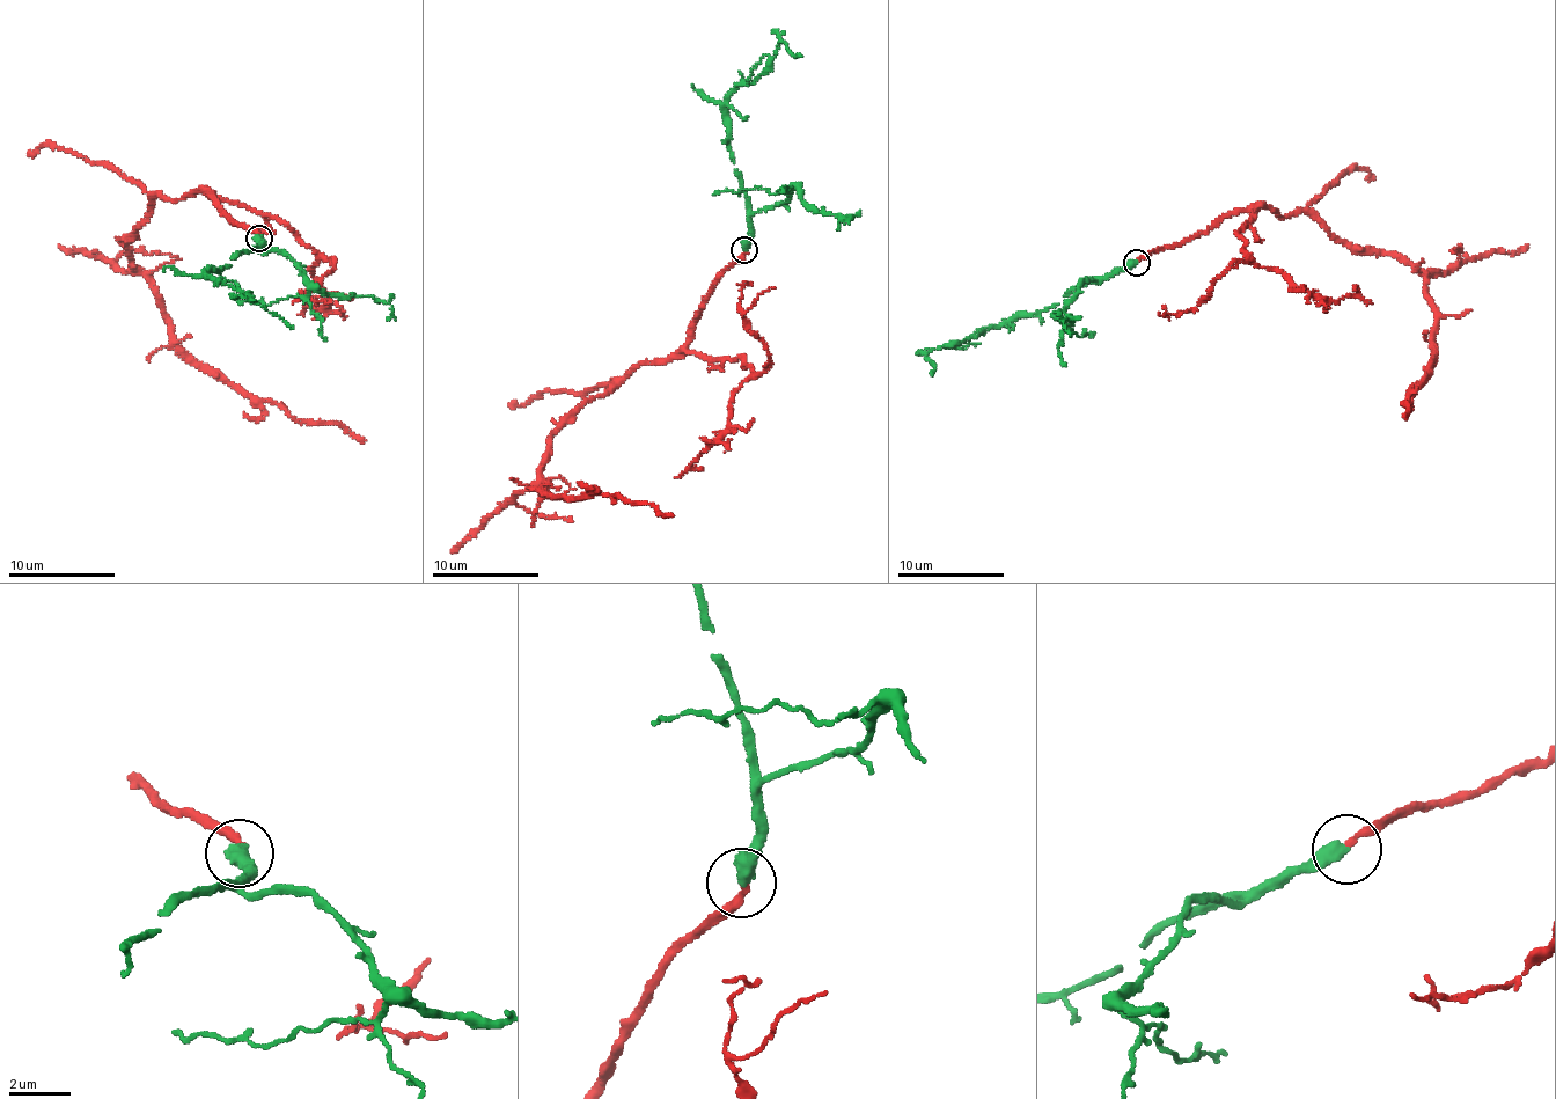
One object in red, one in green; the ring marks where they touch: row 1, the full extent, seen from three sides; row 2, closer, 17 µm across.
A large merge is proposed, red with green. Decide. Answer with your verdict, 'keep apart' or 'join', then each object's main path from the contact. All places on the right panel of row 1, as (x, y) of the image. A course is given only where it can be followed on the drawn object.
join; course red (1137, 261), (1252, 206), (1301, 211), (1341, 239), (1400, 254), (1428, 280), (1436, 317), (1435, 356), (1404, 416); course green (1137, 263), (1072, 287), (1052, 307), (1006, 321), (985, 332), (927, 353), (934, 368), (931, 375)

